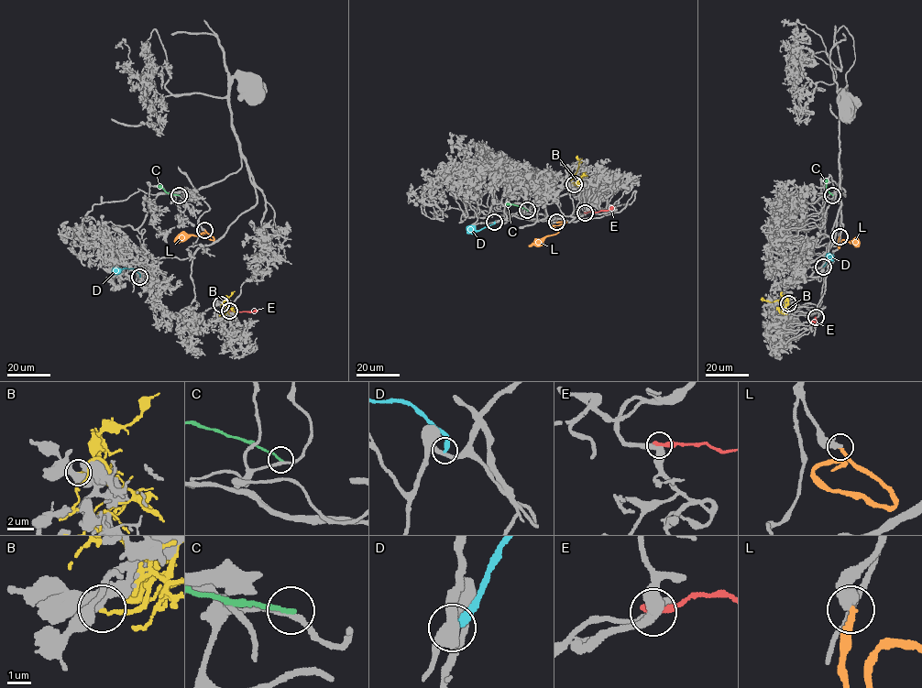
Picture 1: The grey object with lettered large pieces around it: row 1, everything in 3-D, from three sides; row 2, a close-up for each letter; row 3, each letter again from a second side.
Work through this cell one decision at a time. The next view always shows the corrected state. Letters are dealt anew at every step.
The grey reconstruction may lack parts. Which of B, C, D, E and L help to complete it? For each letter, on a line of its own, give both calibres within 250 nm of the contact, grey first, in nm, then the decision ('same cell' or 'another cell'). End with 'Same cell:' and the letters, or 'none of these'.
B: 500 nm thick on the grey side, 150 nm on the other; another cell
C: 240 nm thick on the grey side, 190 nm on the other; another cell
D: 240 nm thick on the grey side, 340 nm on the other; another cell
E: 420 nm thick on the grey side, 320 nm on the other; another cell
L: 400 nm thick on the grey side, 240 nm on the other; another cell
Same cell: none of these

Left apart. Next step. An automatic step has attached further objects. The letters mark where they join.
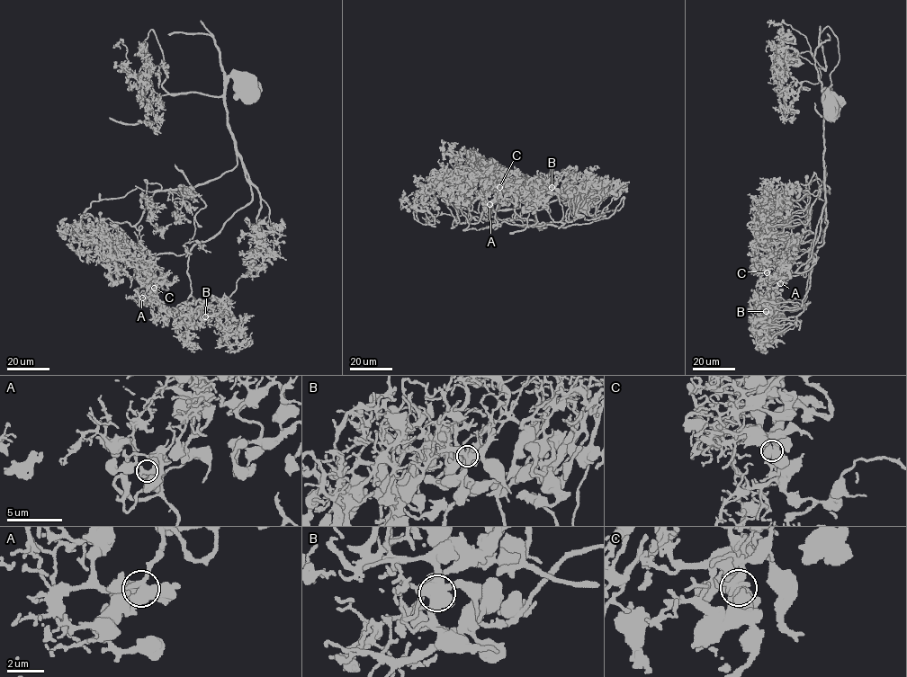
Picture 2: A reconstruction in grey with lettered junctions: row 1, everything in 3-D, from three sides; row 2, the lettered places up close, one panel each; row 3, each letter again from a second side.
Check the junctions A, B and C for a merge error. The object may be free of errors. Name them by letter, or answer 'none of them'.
none of them

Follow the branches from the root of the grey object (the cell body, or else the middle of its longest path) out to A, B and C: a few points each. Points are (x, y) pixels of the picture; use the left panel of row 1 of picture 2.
A: (245, 81), (228, 79), (225, 108), (252, 200), (187, 252), (148, 261), (148, 287), (137, 289), (142, 298)
B: (245, 81), (228, 79), (225, 108), (246, 178), (259, 195), (258, 244), (234, 290), (200, 307), (205, 316)
C: (245, 81), (228, 79), (225, 108), (252, 200), (219, 232), (185, 253), (148, 258), (156, 270), (154, 288)

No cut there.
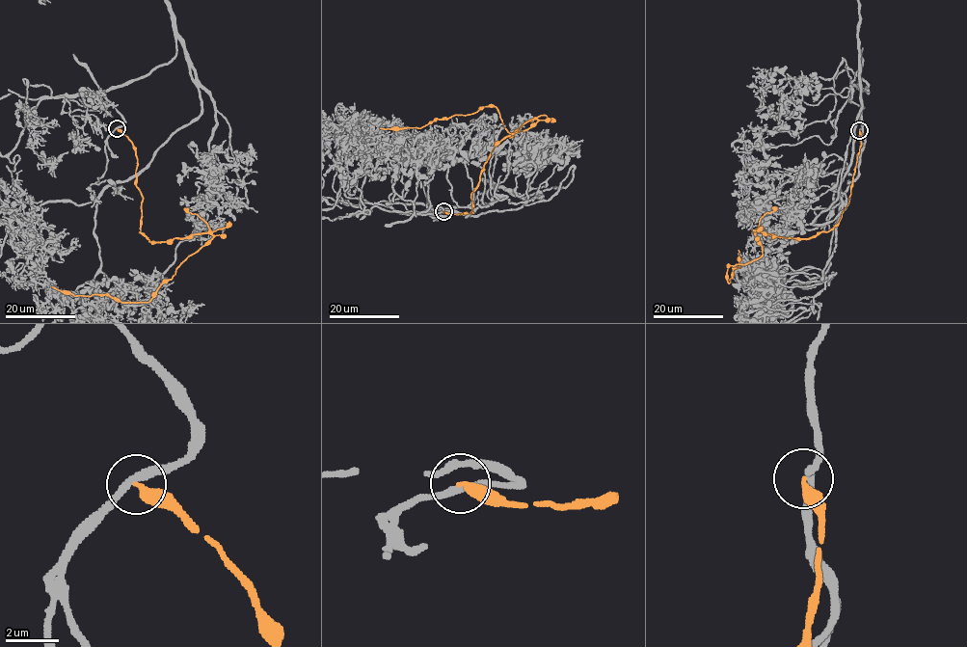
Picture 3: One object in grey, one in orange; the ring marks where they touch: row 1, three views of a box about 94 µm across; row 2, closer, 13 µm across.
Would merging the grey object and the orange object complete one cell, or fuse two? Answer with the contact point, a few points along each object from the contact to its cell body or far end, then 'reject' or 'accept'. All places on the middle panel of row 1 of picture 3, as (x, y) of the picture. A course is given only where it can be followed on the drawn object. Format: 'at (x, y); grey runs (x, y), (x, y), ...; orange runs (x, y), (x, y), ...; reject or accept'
at (443, 211); grey runs (443, 211), (413, 214), (379, 202), (403, 213), (470, 206), (496, 189), (466, 161), (498, 165); orange runs (443, 211), (473, 213), (470, 193), (490, 152), (538, 121), (512, 133), (487, 106), (418, 128), (380, 127); reject

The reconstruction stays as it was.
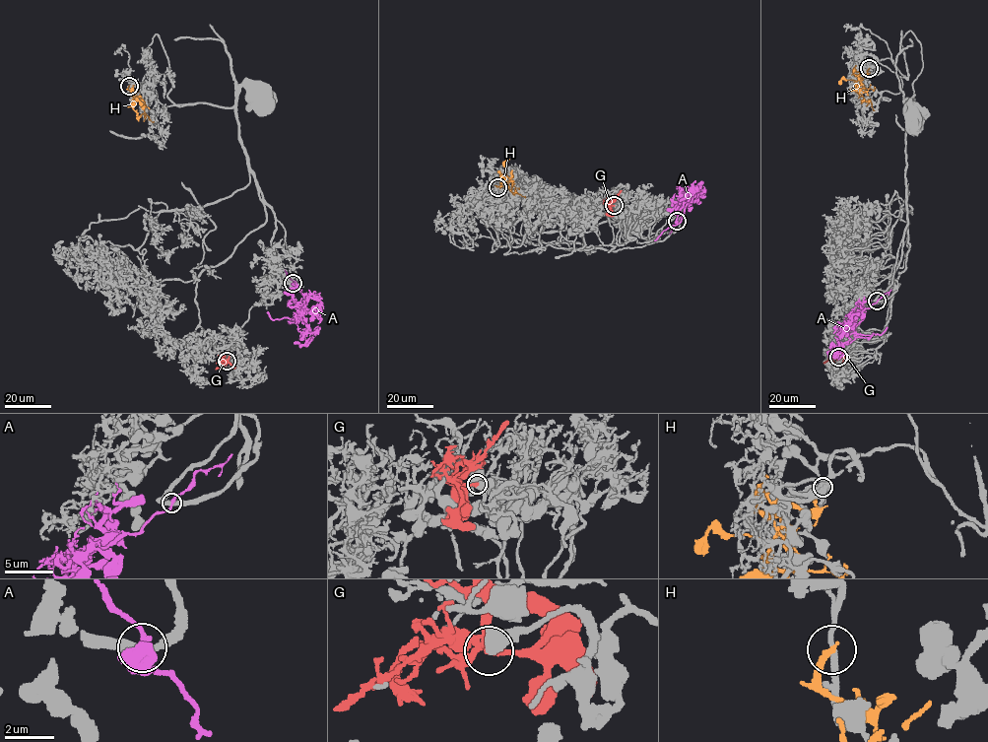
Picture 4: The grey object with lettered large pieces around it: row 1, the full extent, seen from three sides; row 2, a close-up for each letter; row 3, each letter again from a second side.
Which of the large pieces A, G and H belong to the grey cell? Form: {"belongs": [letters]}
{"belongs": ["A", "G"]}

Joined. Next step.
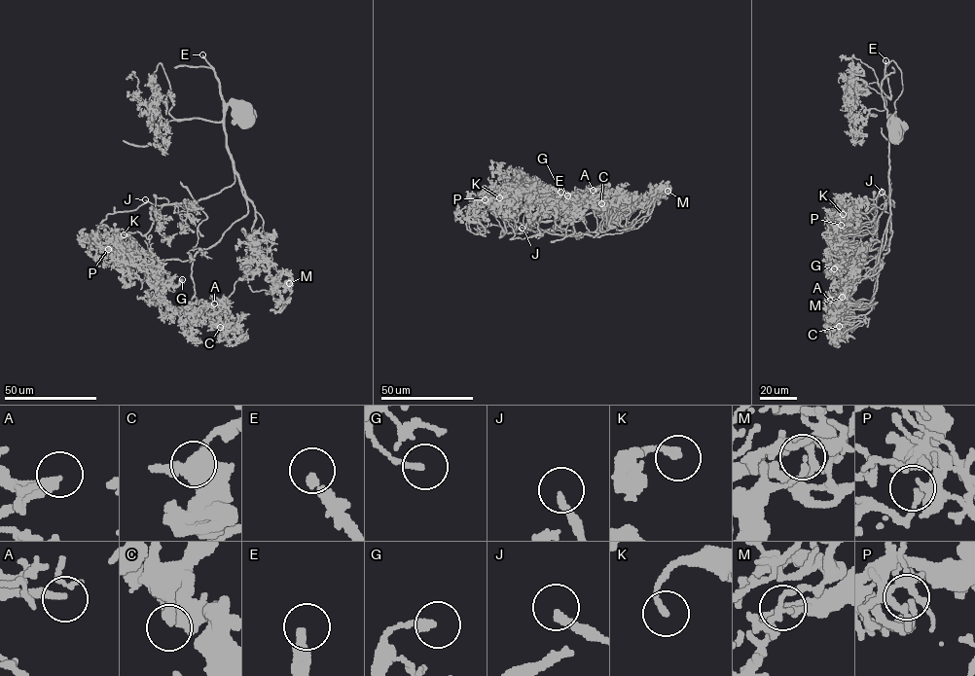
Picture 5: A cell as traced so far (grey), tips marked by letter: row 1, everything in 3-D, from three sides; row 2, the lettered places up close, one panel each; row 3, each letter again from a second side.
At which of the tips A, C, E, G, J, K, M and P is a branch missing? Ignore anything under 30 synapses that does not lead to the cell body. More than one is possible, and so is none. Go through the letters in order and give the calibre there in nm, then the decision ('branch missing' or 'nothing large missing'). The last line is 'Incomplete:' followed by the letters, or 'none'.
A: 300 nm thick; nothing large missing
C: 200 nm thick; branch missing
E: 300 nm thick; branch missing
G: 190 nm thick; nothing large missing
J: 200 nm thick; branch missing
K: 220 nm thick; nothing large missing
M: 160 nm thick; nothing large missing
P: 110 nm thick; nothing large missing
Incomplete: C, E, J

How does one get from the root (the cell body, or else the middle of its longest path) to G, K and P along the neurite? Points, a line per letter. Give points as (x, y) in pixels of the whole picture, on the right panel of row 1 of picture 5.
G: (892, 123), (889, 115), (888, 250), (881, 261), (875, 255), (842, 262), (834, 268)
K: (892, 123), (894, 206), (884, 202), (876, 233), (850, 241), (829, 230), (843, 214)
P: (892, 123), (889, 115), (894, 206), (884, 202), (877, 236), (841, 225)

